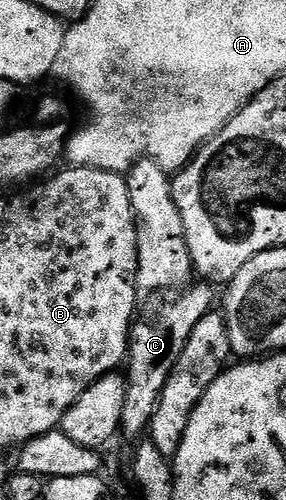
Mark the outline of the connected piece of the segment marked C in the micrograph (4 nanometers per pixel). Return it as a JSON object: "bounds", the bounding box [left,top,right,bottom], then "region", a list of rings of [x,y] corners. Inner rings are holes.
{"bounds":[122,283,214,439],"region":[[[206,283],[198,284],[202,285],[191,284],[185,292],[175,296],[178,298],[155,321],[139,320],[131,328],[130,347],[124,362],[126,399],[122,416],[123,434],[138,439],[149,430],[160,403],[160,395],[164,395],[164,387],[168,384],[168,375],[172,375],[172,367],[176,367],[176,359],[180,359],[184,351],[184,343],[188,343],[188,335],[192,335],[192,327],[196,327],[196,323],[200,323],[200,319],[211,312],[214,293],[210,289],[213,288]]]}

